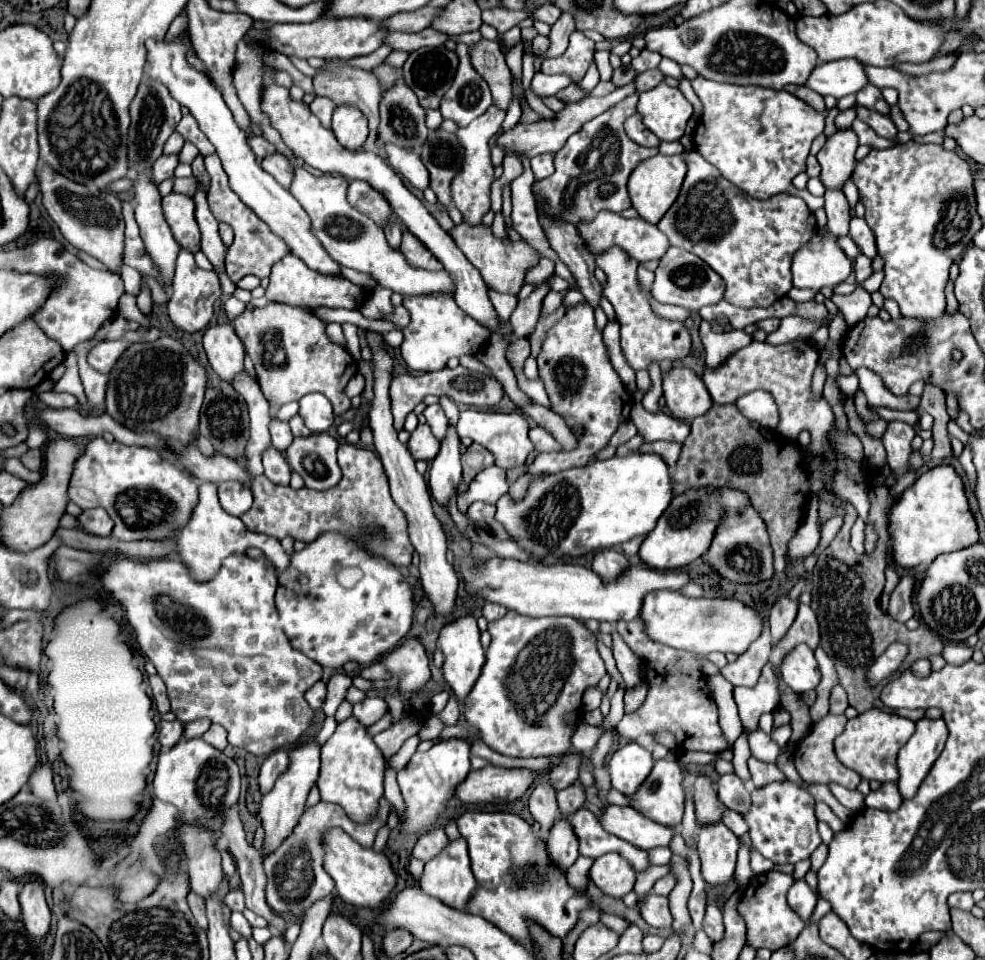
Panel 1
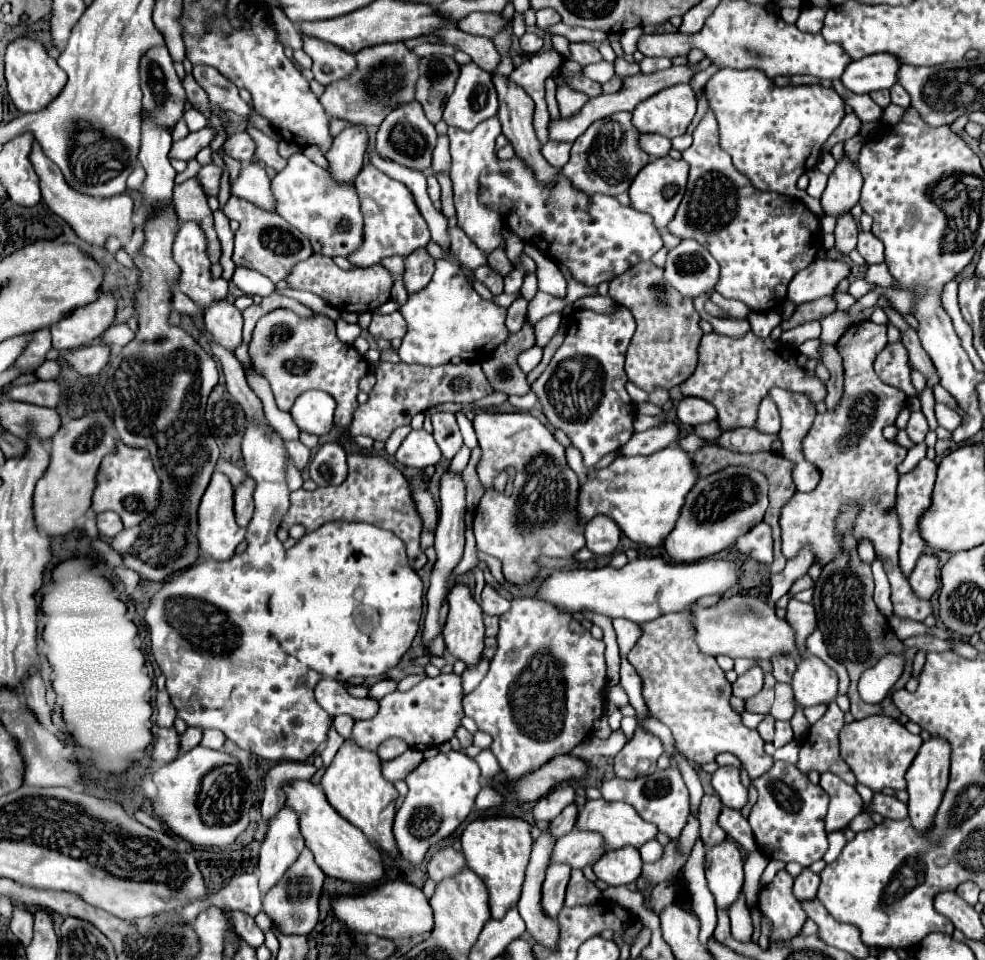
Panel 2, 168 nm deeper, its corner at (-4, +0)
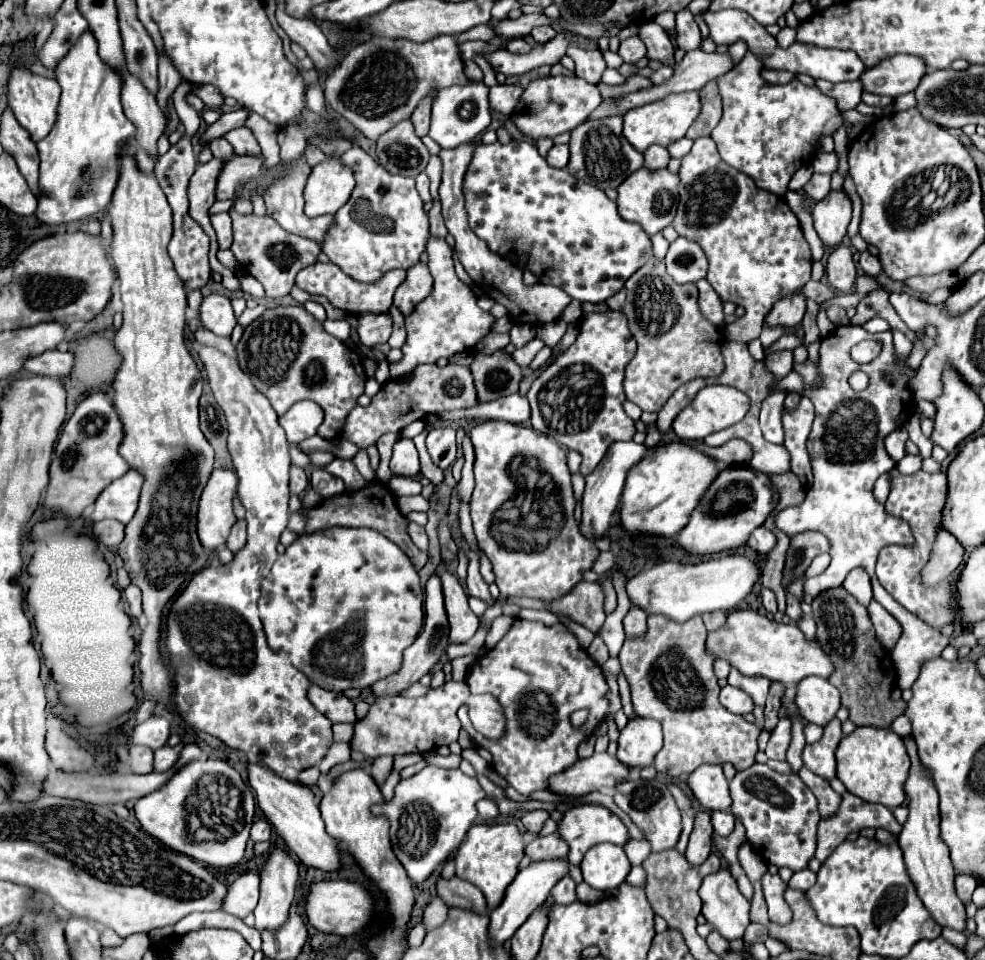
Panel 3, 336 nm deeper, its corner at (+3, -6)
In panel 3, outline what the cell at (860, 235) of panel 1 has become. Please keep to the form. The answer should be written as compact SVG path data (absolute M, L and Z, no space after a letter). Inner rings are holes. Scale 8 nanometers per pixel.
M860 251L860 259L858 259L858 263L860 263L860 267L864 269L864 273L866 273L866 275L872 275L872 277L876 277L876 275L882 271L878 257L870 255L868 251Z

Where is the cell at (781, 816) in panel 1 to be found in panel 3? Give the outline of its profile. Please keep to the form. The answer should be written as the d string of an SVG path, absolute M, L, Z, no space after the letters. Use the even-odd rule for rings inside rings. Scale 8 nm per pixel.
M754 763L730 781L732 795L732 813L740 817L746 827L748 843L754 847L754 853L776 867L788 867L800 871L808 867L808 861L816 851L816 829L820 823L818 801L814 793L798 779L796 773L778 773L768 765Z

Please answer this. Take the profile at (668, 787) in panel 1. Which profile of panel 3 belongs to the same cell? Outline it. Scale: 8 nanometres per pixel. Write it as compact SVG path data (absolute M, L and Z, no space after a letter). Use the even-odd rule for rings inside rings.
M636 779L636 781L622 781L616 785L616 793L614 793L614 803L628 813L628 817L644 831L646 839L652 845L652 851L666 851L666 849L674 849L680 831L682 831L682 823L680 823L680 811L666 787L664 781L660 779Z

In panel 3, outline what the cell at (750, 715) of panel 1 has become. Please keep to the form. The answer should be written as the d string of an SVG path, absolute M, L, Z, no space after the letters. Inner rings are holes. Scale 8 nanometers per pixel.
M736 669L730 671L728 675L728 683L738 687L738 689L744 689L758 707L764 707L764 701L766 701L766 693L768 693L768 687L770 687L770 681L768 679L762 679L762 677L748 677L748 675L742 675L738 673Z

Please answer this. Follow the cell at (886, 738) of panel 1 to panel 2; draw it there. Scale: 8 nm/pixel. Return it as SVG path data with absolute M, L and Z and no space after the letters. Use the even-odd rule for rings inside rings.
M887 715L853 721L841 729L841 757L853 771L857 783L867 785L873 793L883 789L905 789L905 771L911 767L921 743L919 735L909 733L905 725Z

